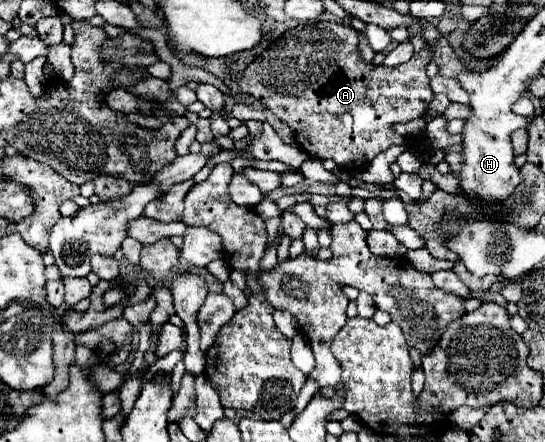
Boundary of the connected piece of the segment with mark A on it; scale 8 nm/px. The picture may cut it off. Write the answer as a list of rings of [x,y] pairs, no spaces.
[[[320,21],[298,25],[272,41],[248,65],[238,85],[288,123],[308,155],[334,159],[342,169],[356,171],[368,167],[390,145],[410,143],[392,131],[392,125],[424,115],[434,95],[426,75],[430,61],[432,49],[426,47],[398,67],[366,65],[358,53],[356,29]]]

